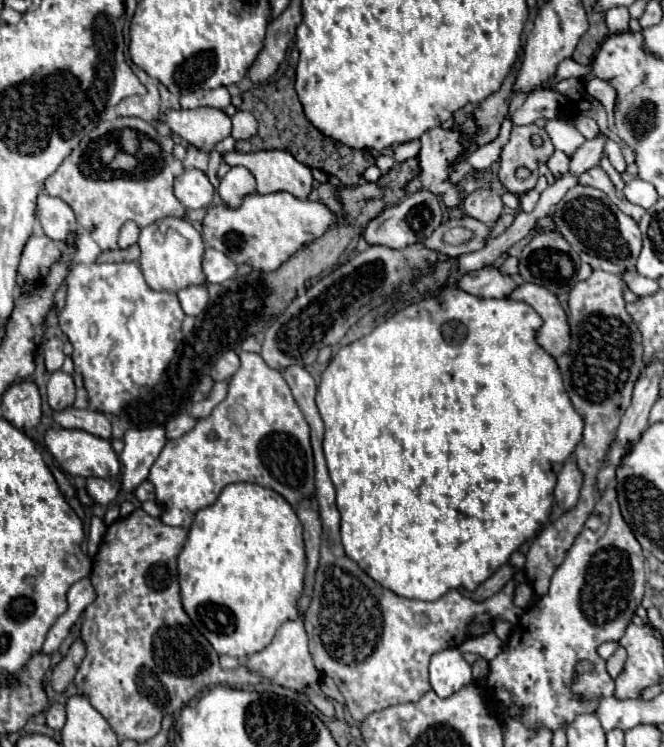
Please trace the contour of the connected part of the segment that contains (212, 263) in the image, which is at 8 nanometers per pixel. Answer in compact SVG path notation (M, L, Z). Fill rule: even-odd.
M212 247L206 249L202 267L208 283L224 283L228 279L234 279L238 273L238 265L230 257L226 257L222 251Z

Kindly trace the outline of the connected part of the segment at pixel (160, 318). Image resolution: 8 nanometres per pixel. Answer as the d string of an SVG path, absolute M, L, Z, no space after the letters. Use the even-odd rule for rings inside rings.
M78 263L68 273L66 303L58 313L58 323L62 333L70 339L74 353L74 371L84 377L84 387L88 391L90 407L94 411L118 415L131 402L131 388L154 387L154 383L164 380L165 373L174 357L178 344L183 340L182 319L184 311L178 303L176 293L154 291L146 285L142 269L138 263Z

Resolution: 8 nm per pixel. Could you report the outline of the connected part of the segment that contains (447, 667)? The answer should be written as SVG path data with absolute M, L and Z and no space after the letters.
M444 649L430 659L430 685L438 697L450 697L466 683L472 683L472 671L458 649Z

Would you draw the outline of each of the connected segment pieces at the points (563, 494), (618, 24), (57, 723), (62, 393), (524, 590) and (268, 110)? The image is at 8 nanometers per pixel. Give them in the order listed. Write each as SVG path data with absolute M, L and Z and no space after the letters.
M568 459L564 463L560 475L558 475L558 483L556 483L556 489L554 489L556 503L562 511L570 511L570 507L574 507L578 503L582 483L584 483L582 471L578 469L576 461Z
M608 9L606 11L606 27L610 35L628 31L628 21L630 21L628 9Z
M54 703L46 709L46 725L52 727L52 729L62 729L64 727L64 721L66 721L66 711L64 711L64 705L60 703Z
M54 371L48 381L48 403L52 409L60 411L66 409L74 403L76 397L76 387L72 375L64 371Z
M520 583L516 589L516 595L514 595L514 603L518 607L528 607L530 599L532 599L532 587L528 583Z
M286 71L286 75L282 75L278 81L266 83L266 85L258 85L252 87L250 91L244 93L244 101L240 105L242 111L250 111L256 121L260 123L260 129L268 129L268 133L258 133L252 139L246 141L238 141L236 149L240 153L252 153L252 151L262 151L262 149L282 149L282 151L290 151L300 163L306 163L310 169L322 169L328 175L336 175L342 185L346 187L354 187L358 185L362 173L366 171L366 167L374 165L374 157L370 155L370 151L366 149L352 149L344 143L338 143L330 137L326 137L324 133L320 133L304 115L302 105L298 101L296 89L294 89L294 75L292 71Z

